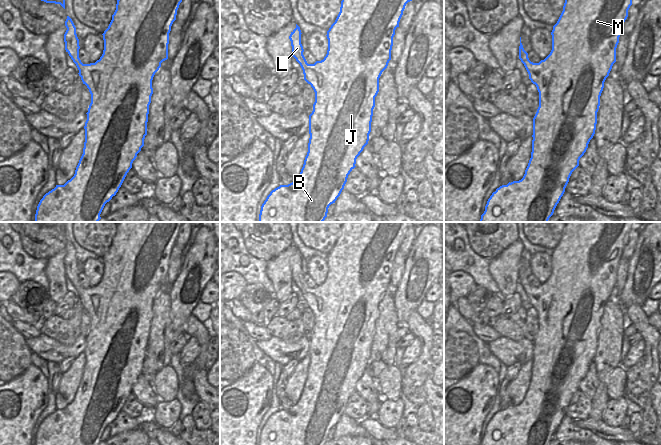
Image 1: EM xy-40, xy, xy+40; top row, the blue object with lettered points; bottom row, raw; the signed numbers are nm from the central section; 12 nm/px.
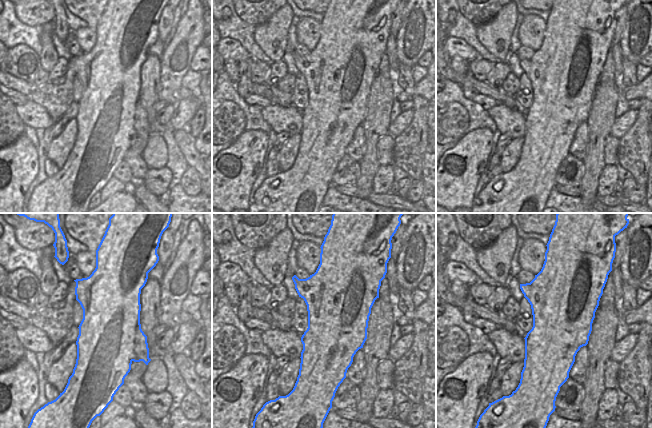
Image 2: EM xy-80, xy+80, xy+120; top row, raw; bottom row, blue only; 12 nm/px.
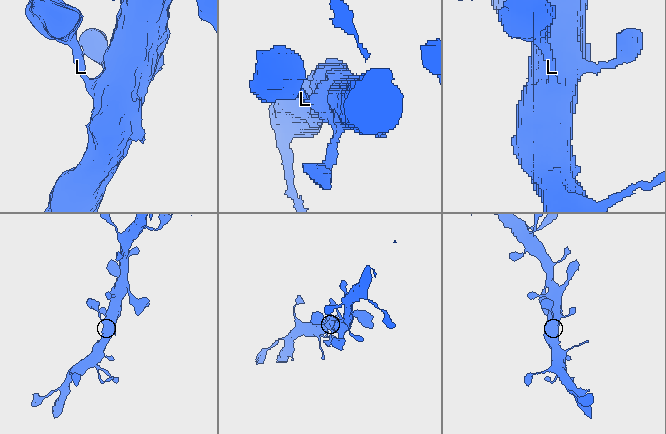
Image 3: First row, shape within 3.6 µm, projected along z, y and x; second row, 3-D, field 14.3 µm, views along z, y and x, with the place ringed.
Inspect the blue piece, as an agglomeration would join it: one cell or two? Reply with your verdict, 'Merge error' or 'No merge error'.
No merge error

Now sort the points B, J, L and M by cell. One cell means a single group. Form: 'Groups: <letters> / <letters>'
Groups: B J L M

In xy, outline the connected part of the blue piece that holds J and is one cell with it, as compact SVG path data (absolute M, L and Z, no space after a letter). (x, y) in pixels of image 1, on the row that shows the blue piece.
M342 0L340 12L327 31L328 50L321 61L308 64L301 44L301 30L296 28L289 39L292 56L300 64L304 80L315 92L313 111L309 115L308 152L300 176L288 185L280 185L270 192L261 206L258 222L323 222L328 208L335 203L347 182L348 175L356 167L356 159L368 144L371 132L375 97L379 92L379 78L391 60L395 30L408 2L412 0Z

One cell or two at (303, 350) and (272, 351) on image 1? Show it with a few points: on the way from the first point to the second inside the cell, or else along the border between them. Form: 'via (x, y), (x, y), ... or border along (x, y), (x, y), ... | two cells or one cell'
via (297, 350), (280, 351) | one cell

